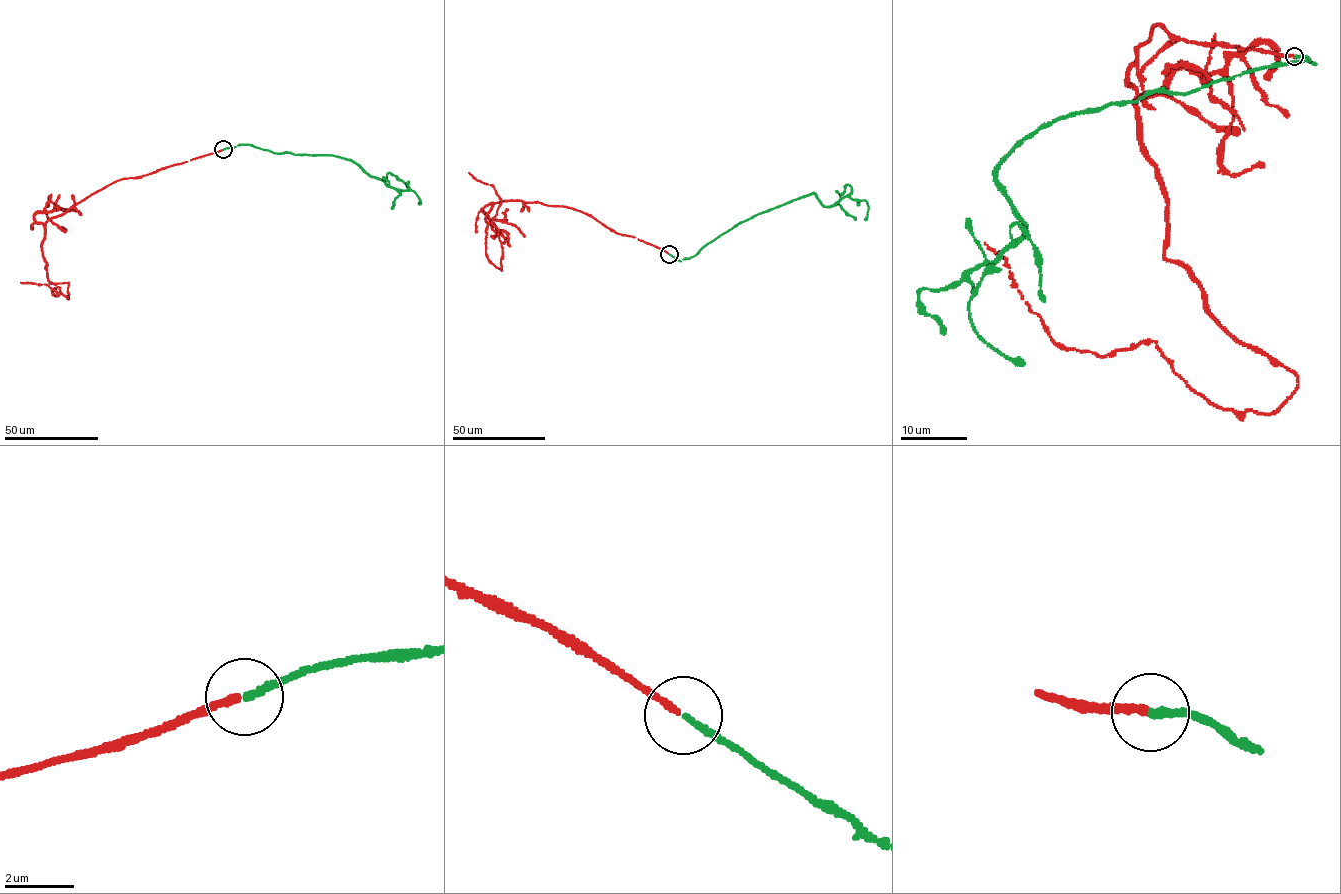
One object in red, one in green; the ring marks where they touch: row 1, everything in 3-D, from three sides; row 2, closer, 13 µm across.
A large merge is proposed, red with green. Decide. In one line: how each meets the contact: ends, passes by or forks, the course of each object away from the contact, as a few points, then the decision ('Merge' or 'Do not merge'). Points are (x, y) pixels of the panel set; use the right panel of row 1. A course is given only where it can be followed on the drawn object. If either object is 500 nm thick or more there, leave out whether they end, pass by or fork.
At the ring red ends. At the ring green ends. Course of red: (1295, 56), (1160, 23), (1127, 72), (1165, 257), (1297, 376), (1270, 413), (1153, 341), (1054, 342), (985, 242). Course of green: (1294, 57), (1316, 64), (1115, 103), (1018, 145), (997, 178), (1026, 225), (966, 278), (979, 336), (1025, 364). Merge

